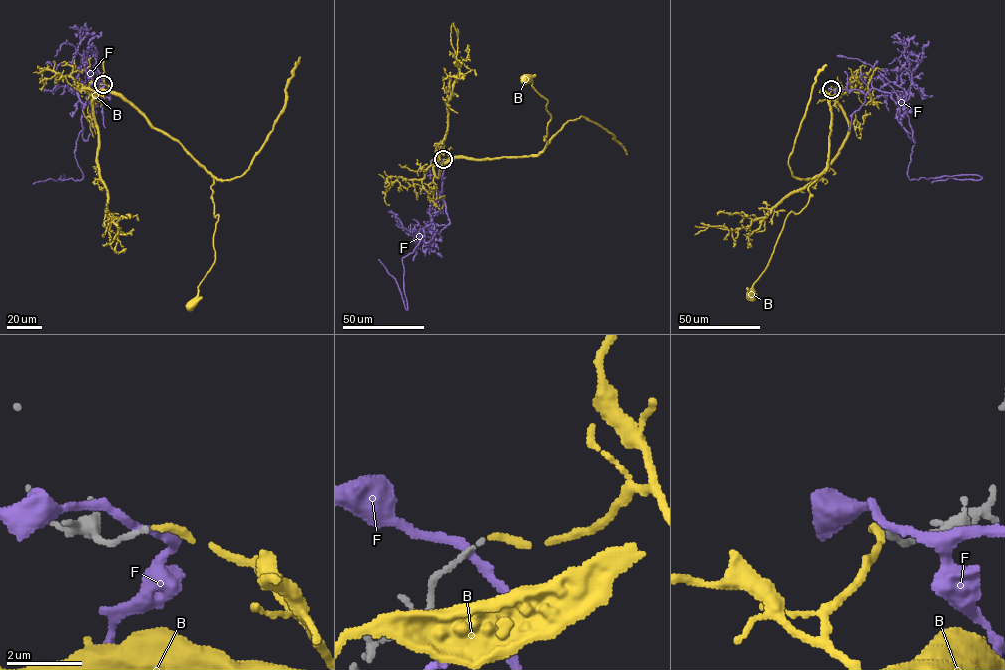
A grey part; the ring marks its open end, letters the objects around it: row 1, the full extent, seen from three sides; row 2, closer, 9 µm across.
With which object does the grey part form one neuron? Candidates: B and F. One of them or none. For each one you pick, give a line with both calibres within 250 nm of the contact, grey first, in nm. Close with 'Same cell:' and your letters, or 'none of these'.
B: 110 nm thick on the grey side, 180 nm on the other
Same cell: B

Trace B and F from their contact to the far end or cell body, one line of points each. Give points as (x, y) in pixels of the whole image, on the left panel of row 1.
B: (103, 84), (174, 138), (213, 178), (218, 218), (215, 260), (193, 304)
F: (102, 84), (110, 97), (94, 105), (88, 99), (76, 140), (83, 178), (33, 184)

